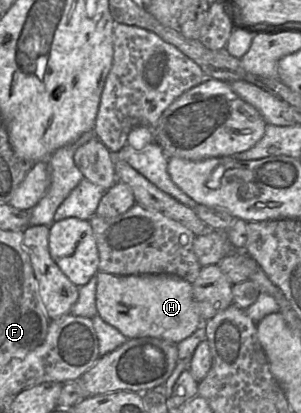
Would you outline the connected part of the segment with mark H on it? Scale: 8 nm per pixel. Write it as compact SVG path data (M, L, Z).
M98 271L96 274L96 308L106 323L118 329L128 339L153 337L178 344L191 336L202 324L192 285L172 274L119 276Z

